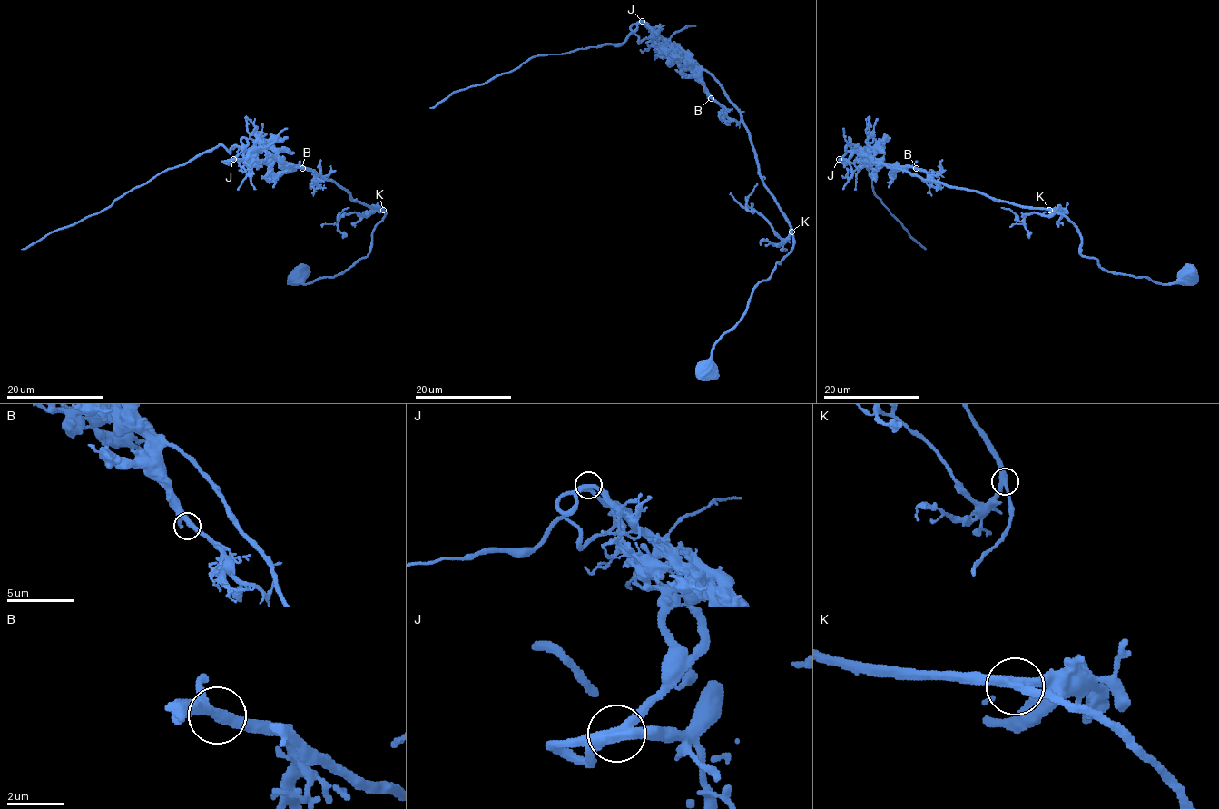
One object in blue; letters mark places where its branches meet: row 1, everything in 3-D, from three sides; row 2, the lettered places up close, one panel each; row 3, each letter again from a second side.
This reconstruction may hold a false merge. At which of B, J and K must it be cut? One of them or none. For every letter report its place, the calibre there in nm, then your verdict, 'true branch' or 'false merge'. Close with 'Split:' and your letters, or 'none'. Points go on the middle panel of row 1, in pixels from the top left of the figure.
B: (711, 98) | 320 nm | true branch
J: (642, 21) | 340 nm | true branch
K: (791, 231) | 320 nm | true branch
Split: none

